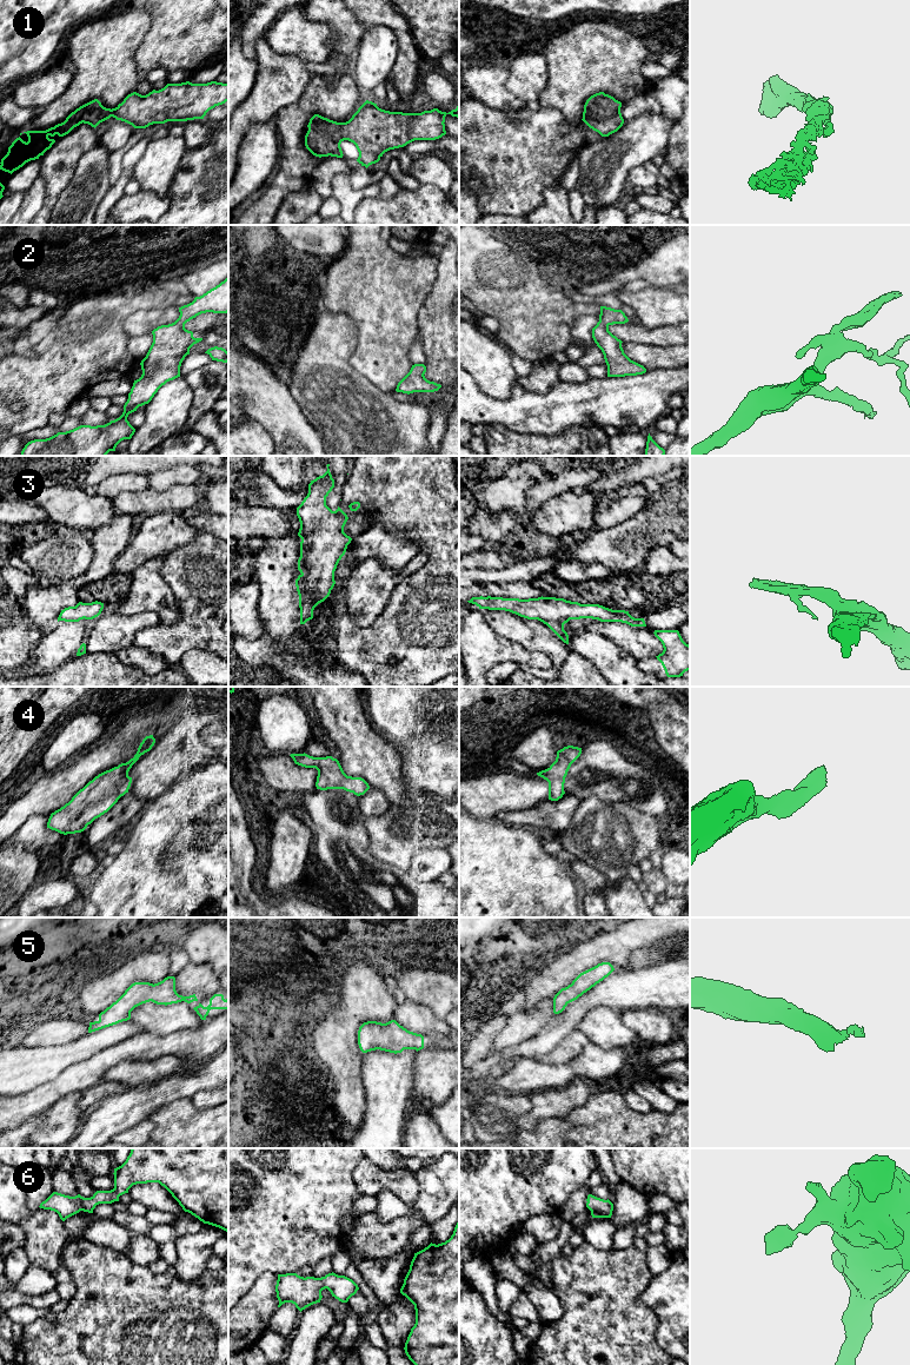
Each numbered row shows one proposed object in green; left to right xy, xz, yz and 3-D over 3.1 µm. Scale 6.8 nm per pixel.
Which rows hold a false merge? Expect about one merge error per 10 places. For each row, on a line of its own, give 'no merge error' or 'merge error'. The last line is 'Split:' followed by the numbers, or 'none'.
1: no merge error
2: no merge error
3: no merge error
4: no merge error
5: no merge error
6: no merge error
Split: none

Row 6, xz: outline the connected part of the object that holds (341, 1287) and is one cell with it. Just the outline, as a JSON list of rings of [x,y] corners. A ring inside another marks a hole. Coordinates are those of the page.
[[[333,1272],[321,1278],[304,1278],[297,1273],[278,1274],[275,1285],[278,1307],[285,1303],[292,1303],[301,1312],[306,1307],[320,1303],[321,1291],[325,1288],[341,1303],[347,1303],[359,1290],[352,1279]]]

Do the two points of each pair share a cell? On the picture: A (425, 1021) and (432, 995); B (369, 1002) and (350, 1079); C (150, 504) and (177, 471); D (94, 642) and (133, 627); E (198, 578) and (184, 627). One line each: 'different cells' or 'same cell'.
A: different cells
B: same cell
C: different cells
D: same cell
E: same cell

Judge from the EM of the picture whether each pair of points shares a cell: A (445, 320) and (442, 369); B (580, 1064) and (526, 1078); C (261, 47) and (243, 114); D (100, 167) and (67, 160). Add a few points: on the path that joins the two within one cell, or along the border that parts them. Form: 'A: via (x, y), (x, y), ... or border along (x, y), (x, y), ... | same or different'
A: via (442, 332), (442, 357) | same
B: via (568, 1072), (560, 1075), (539, 1075) | same
C: via (265, 64), (265, 92), (259, 98) | same
D: border along (98, 144), (80, 158), (71, 181), (65, 187) | different

